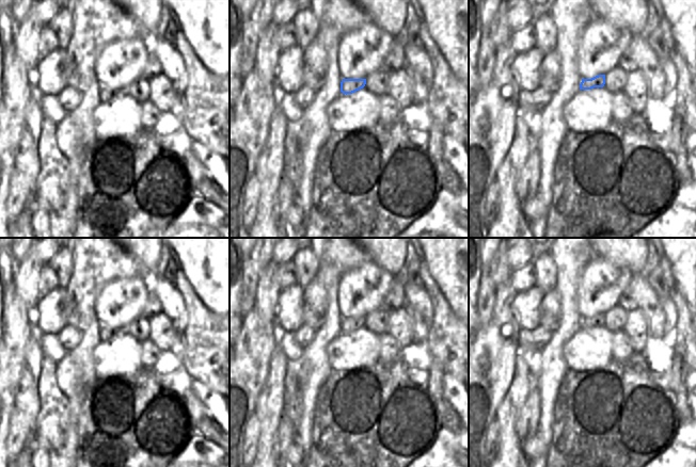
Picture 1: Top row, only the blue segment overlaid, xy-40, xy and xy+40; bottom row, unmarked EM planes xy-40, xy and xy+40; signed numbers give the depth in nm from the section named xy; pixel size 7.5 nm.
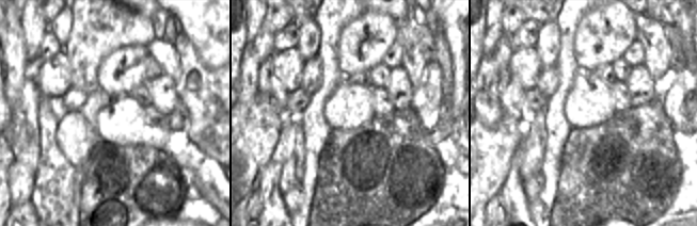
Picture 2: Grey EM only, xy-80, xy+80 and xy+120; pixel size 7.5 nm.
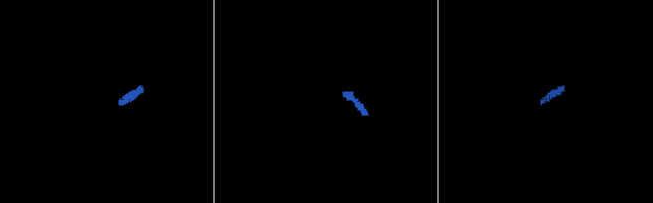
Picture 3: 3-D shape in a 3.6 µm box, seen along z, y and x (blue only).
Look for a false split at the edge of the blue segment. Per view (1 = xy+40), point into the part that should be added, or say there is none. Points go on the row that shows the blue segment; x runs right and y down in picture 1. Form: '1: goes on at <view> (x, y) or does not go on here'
1: does not go on here

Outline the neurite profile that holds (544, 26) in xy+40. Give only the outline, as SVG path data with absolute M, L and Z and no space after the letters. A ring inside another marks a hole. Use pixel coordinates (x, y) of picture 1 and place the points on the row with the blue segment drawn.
M540 15L533 19L537 33L536 48L542 53L556 49L556 25L550 15Z

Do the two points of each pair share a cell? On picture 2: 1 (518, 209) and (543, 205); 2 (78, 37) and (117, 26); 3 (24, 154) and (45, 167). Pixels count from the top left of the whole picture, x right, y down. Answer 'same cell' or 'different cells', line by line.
1: different cells
2: same cell
3: different cells

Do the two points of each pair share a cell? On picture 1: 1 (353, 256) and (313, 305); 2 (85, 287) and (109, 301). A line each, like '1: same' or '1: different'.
1: same
2: different

